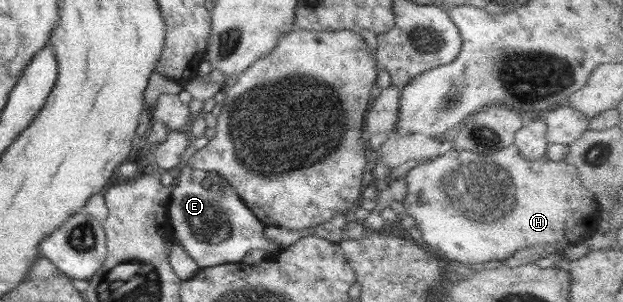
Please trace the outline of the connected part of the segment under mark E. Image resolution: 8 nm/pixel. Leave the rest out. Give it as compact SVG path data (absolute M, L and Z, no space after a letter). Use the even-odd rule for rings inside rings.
M185 166L178 183L170 188L168 218L179 246L199 268L238 263L251 250L266 251L268 257L278 254L280 244L268 240L266 226L246 207L231 183L217 172Z

